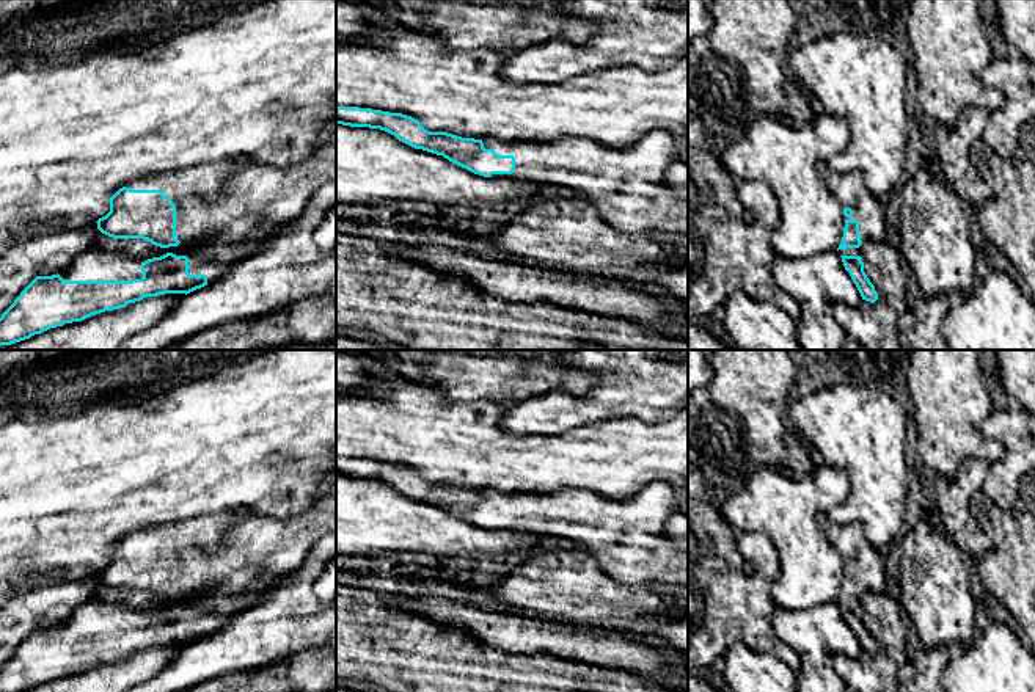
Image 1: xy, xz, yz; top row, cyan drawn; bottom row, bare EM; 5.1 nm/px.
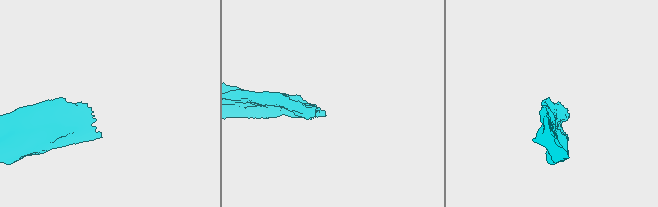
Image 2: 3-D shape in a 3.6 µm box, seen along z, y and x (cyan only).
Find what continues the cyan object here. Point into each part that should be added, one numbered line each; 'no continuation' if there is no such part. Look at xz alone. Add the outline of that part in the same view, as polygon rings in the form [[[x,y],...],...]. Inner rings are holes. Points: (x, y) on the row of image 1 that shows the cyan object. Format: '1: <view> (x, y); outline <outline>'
1: xz (627, 187); outline [[[653,130],[625,149],[608,148],[586,138],[561,138],[551,141],[504,143],[482,140],[485,149],[498,155],[514,155],[512,174],[492,174],[493,179],[517,179],[558,185],[575,190],[594,204],[598,215],[613,228],[635,234],[660,231],[688,235],[688,199],[678,198],[666,185],[666,169],[680,160],[678,138],[669,130]]]

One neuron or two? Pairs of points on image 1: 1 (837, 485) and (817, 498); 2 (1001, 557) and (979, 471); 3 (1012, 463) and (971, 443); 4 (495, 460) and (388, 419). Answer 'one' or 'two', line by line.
1: one
2: one
3: two
4: one

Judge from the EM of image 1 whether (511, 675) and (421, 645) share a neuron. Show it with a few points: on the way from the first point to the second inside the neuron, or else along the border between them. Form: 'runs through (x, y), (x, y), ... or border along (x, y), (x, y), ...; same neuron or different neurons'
runs through (490, 655), (481, 655), (470, 645), (445, 645); same neuron

